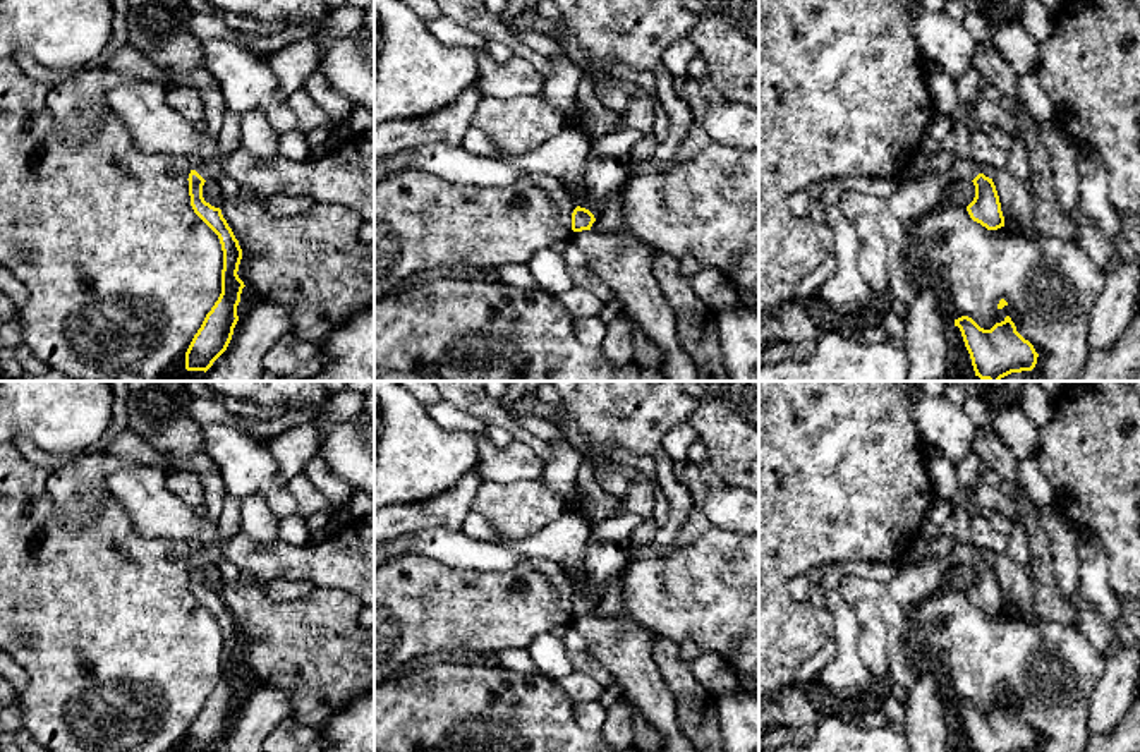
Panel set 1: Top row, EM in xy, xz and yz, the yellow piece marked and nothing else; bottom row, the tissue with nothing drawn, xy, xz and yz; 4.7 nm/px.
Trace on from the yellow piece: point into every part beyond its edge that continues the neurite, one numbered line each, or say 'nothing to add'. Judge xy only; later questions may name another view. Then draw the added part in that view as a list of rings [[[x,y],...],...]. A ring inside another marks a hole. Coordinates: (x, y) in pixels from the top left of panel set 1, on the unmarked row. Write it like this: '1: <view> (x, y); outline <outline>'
1: xy (229, 522); outline [[[227,493],[223,508],[216,520],[216,537],[211,544],[194,553],[204,565],[220,567],[223,561],[221,548],[227,539],[240,531],[240,498]]]

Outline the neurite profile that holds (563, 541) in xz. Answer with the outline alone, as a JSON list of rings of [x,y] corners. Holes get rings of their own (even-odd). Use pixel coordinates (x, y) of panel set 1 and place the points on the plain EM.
[[[470,510],[462,532],[481,541],[501,544],[522,553],[525,558],[548,558],[558,563],[568,575],[585,575],[585,546],[592,524],[580,513],[567,513],[548,527],[524,539],[508,539],[477,512]]]

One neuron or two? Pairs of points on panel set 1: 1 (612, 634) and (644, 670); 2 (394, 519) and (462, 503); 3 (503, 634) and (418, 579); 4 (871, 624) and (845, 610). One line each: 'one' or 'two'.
1: one
2: one
3: one
4: two

